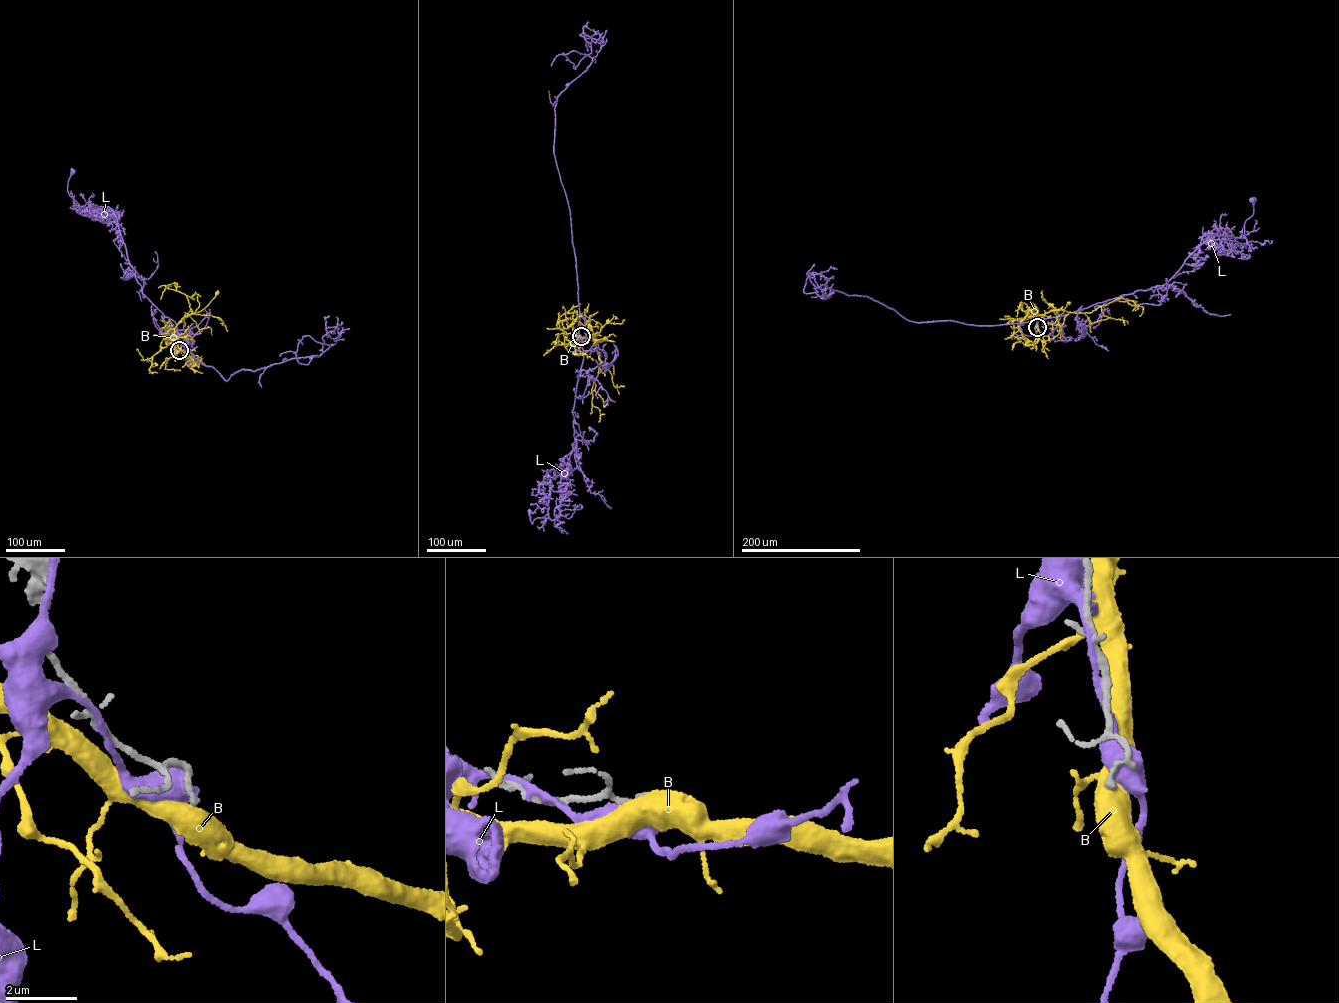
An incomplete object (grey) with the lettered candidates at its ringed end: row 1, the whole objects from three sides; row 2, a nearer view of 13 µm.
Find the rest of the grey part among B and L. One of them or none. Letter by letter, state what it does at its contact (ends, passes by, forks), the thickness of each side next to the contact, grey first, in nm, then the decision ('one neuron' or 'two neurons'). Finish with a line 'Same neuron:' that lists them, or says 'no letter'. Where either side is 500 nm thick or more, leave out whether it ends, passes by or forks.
B: calibres 160 and 550 nm; two neurons
L: calibres 240 and 500 nm; two neurons
Same neuron: no letter

